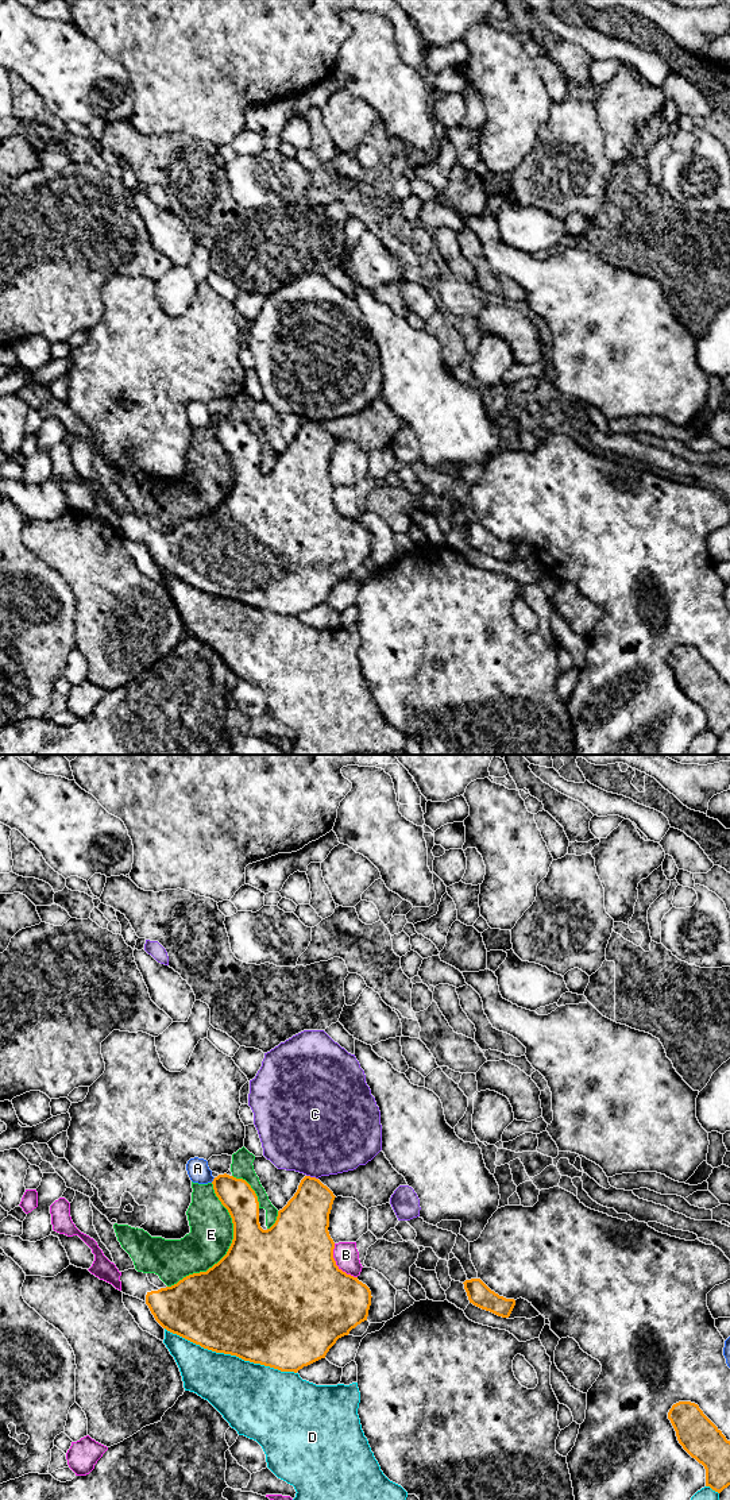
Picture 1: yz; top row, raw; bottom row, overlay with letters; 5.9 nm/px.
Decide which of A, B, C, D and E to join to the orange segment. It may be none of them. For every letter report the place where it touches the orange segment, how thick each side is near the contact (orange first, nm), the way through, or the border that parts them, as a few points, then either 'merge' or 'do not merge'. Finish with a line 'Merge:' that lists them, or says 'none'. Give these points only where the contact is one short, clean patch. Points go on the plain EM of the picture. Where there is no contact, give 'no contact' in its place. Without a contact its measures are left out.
A: contact yz (213, 424); calibres 200 and 130 nm; do not merge
B: contact yz (335, 508); calibres 500 and 150 nm; do not merge
C: contact yz (312, 421); calibres 280 and 480 nm; do not merge
D: contact yz (231, 598); calibres 500 and 380 nm; do not merge
E: contact yz (230, 492); calibres 500 and 260 nm; do not merge
Merge: none

